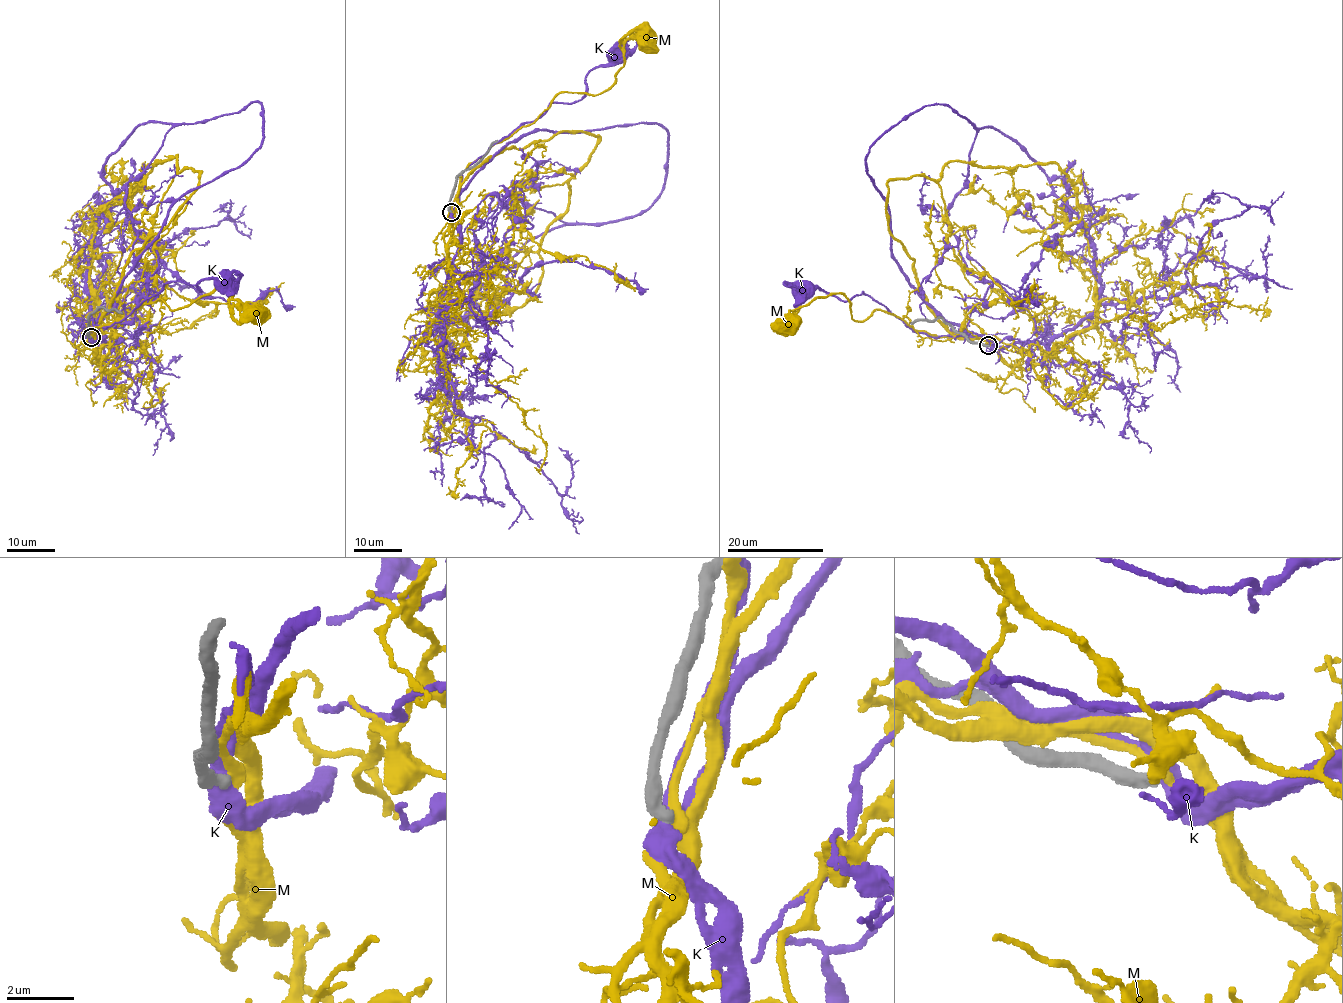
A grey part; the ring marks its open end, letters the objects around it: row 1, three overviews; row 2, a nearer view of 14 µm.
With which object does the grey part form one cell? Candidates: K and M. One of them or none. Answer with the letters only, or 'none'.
none

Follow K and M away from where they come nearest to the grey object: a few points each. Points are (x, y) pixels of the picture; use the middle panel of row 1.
K: (451, 211), (461, 175), (494, 144), (536, 120), (552, 103), (579, 101), (585, 93), (587, 74), (619, 52)
M: (452, 211), (461, 172), (529, 126), (558, 94), (599, 94), (624, 63), (626, 41), (646, 36)

